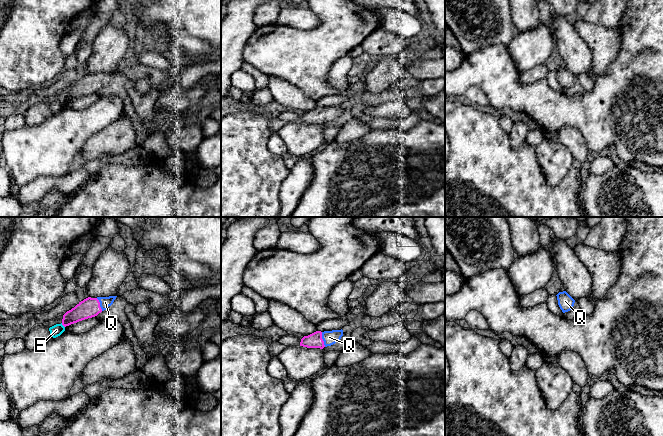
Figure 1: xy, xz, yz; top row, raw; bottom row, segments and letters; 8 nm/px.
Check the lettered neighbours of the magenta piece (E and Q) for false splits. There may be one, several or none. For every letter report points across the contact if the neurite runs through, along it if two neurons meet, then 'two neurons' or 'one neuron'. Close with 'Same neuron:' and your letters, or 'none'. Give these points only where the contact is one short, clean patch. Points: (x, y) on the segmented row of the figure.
E: along xy (61, 323), (64, 327) | two neurons
Q: across xz (314, 340), (322, 339), (329, 337) | one neuron
Same neuron: Q

